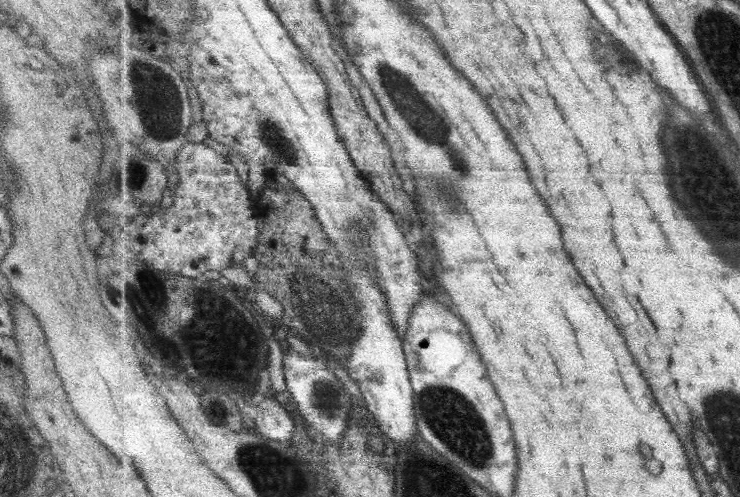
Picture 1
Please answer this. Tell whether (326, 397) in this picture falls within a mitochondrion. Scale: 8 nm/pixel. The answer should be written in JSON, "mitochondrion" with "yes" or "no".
{"mitochondrion":"yes"}

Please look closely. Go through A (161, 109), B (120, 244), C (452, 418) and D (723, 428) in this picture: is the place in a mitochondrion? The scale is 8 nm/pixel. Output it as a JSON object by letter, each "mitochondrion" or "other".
{"A":"mitochondrion","B":"other","C":"mitochondrion","D":"mitochondrion"}

